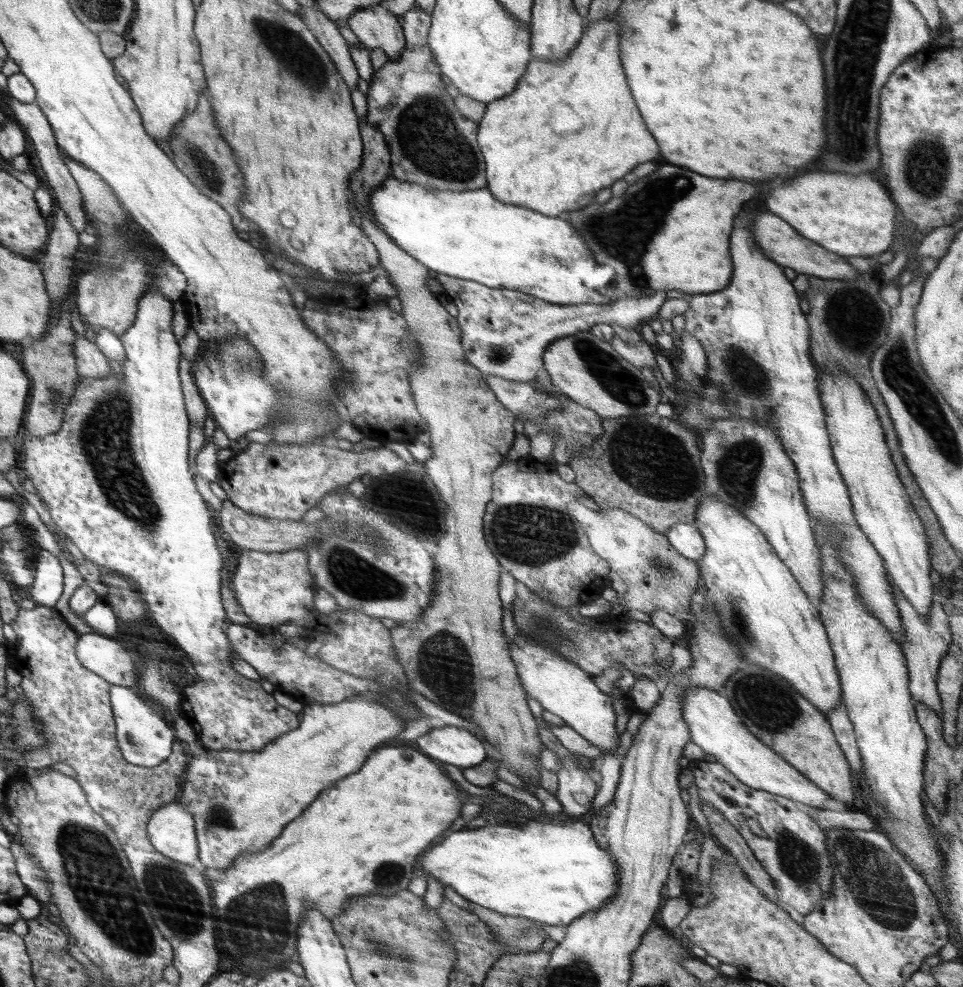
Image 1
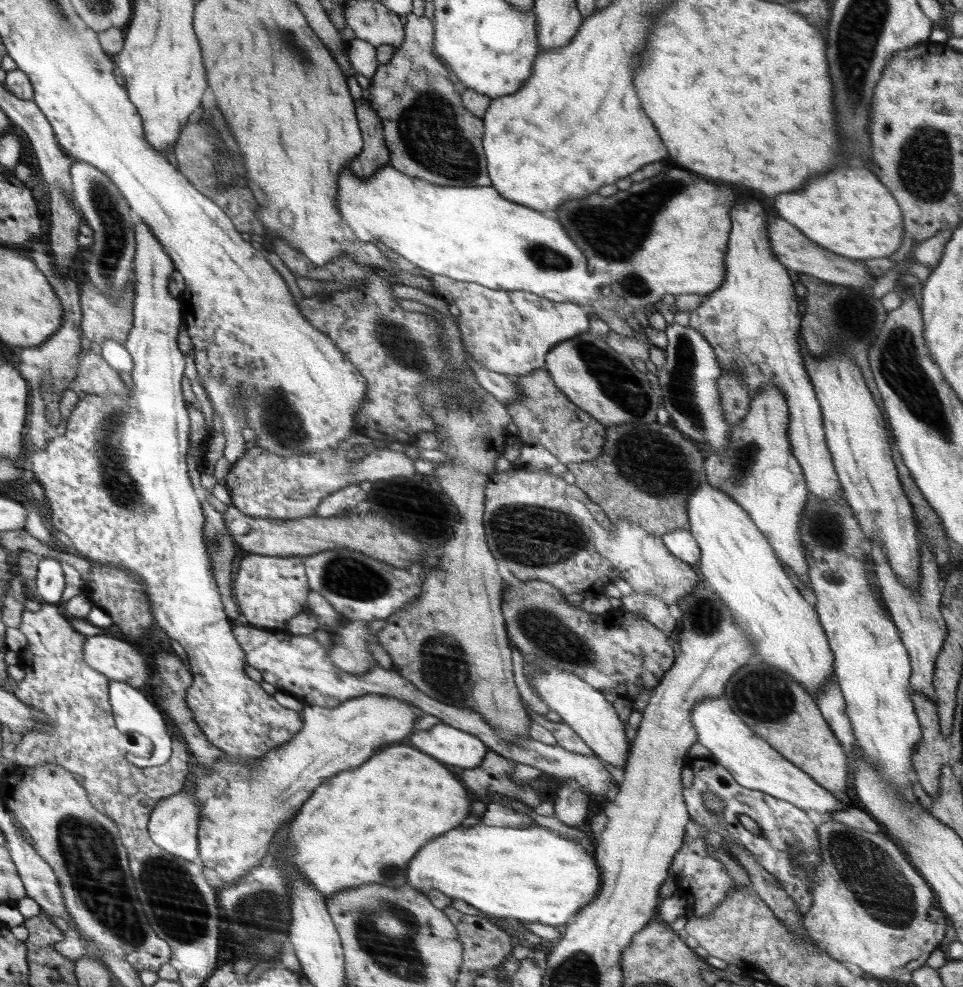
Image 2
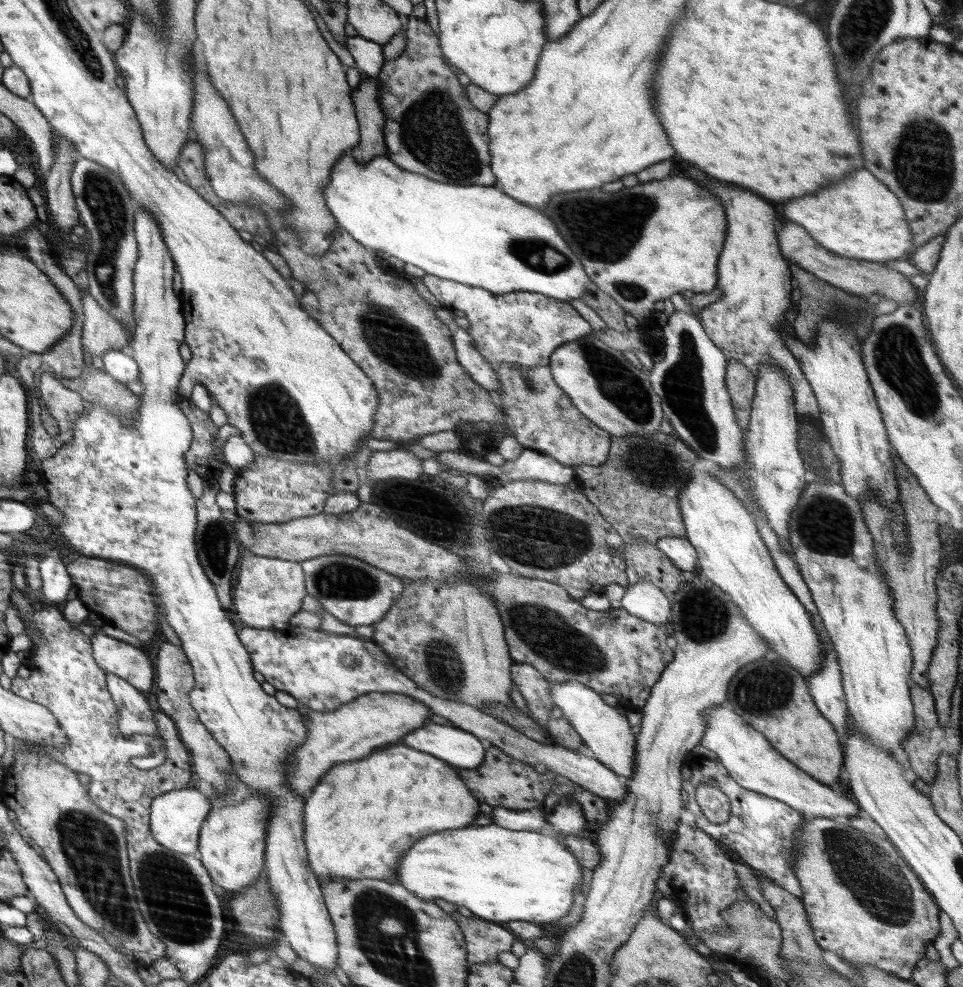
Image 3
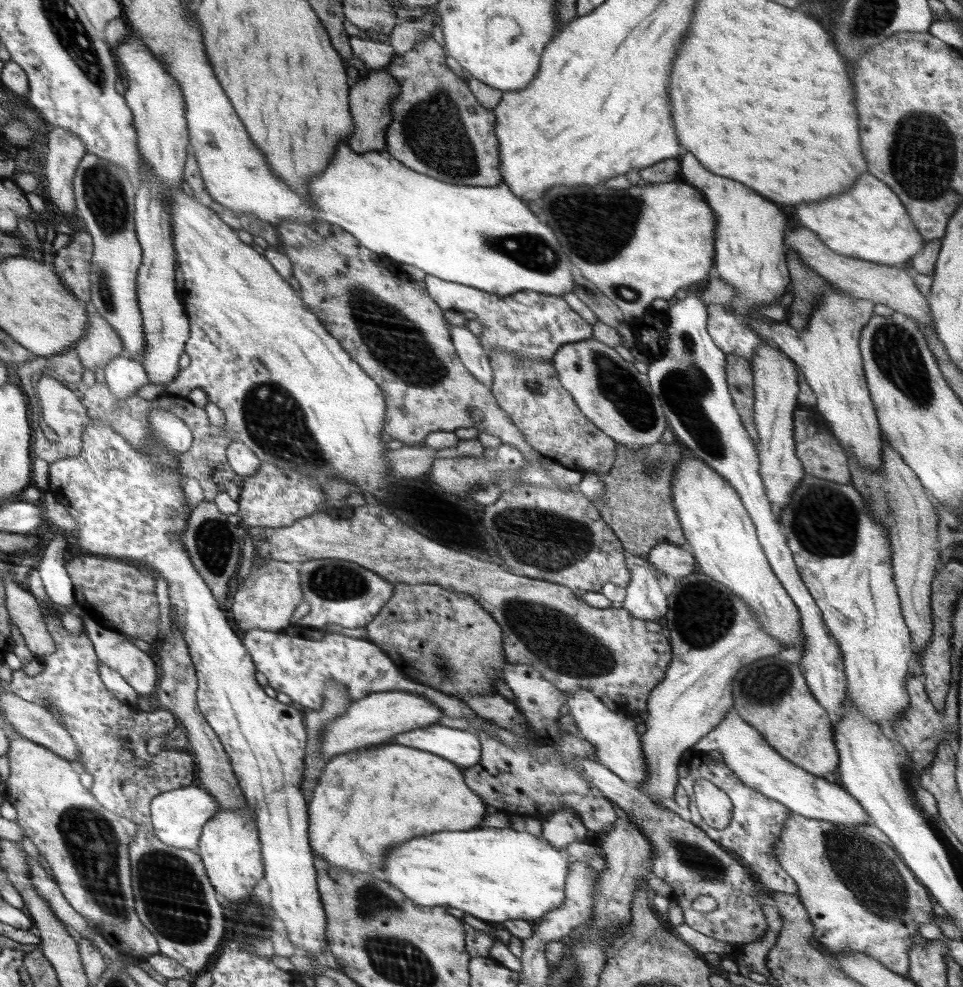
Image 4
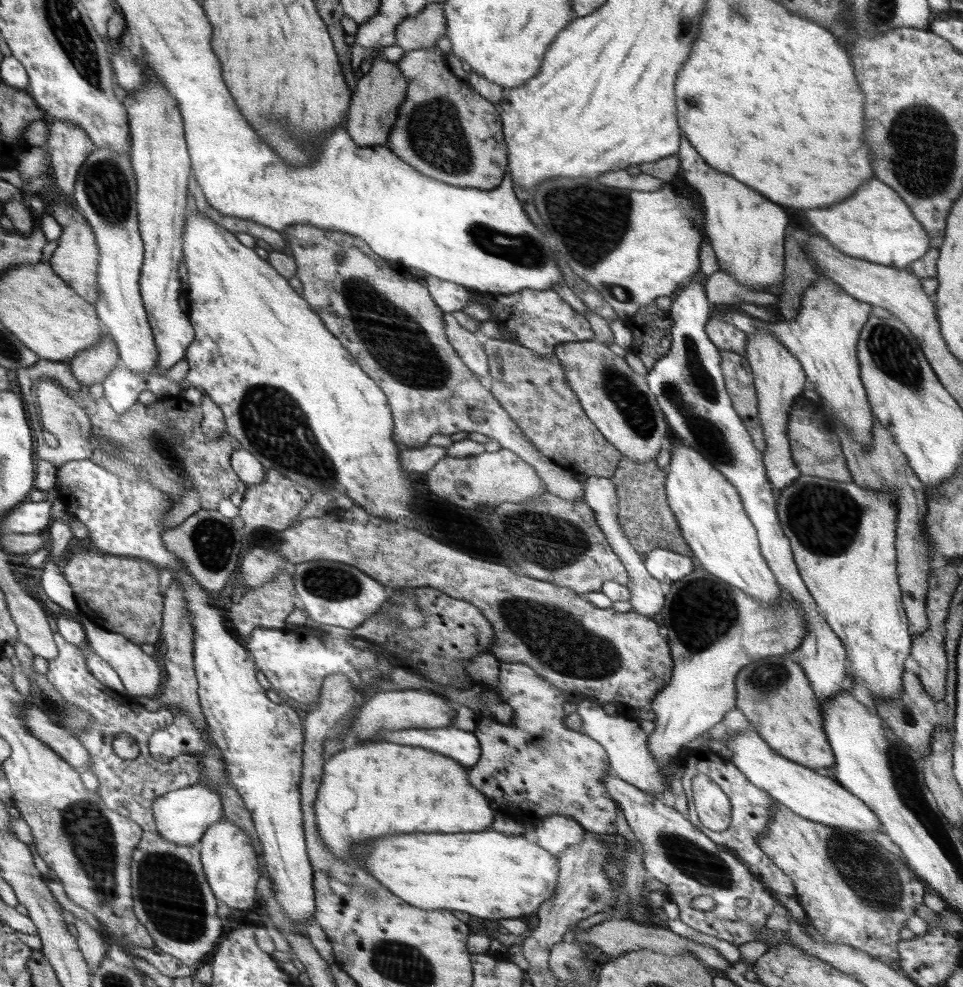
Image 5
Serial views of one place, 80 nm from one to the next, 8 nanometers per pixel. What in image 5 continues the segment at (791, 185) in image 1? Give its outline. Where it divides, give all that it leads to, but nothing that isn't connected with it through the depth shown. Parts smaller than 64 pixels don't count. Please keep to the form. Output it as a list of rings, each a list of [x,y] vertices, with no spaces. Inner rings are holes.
[[[872,178],[858,188],[856,196],[832,208],[808,210],[808,222],[824,234],[824,238],[848,256],[866,259],[879,265],[907,270],[914,261],[922,258],[930,250],[930,239],[910,208],[900,195]]]

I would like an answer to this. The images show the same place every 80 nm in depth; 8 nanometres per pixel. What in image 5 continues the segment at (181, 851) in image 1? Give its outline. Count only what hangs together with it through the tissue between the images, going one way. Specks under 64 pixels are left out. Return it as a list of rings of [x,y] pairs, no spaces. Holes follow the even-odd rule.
[[[197,783],[157,798],[153,804],[153,814],[158,834],[174,844],[190,846],[198,844],[198,840],[205,837],[209,826],[214,826],[214,823],[223,818],[224,806],[221,796],[214,787],[208,783]]]

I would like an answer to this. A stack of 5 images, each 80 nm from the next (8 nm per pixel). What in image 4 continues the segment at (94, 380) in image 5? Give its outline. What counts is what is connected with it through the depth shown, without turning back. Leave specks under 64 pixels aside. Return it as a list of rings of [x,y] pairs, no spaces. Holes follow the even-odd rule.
[[[91,302],[86,303],[85,308],[89,313],[89,328],[76,346],[76,353],[83,371],[95,372],[96,368],[105,369],[113,358],[121,356],[125,344],[112,323],[106,322]]]

